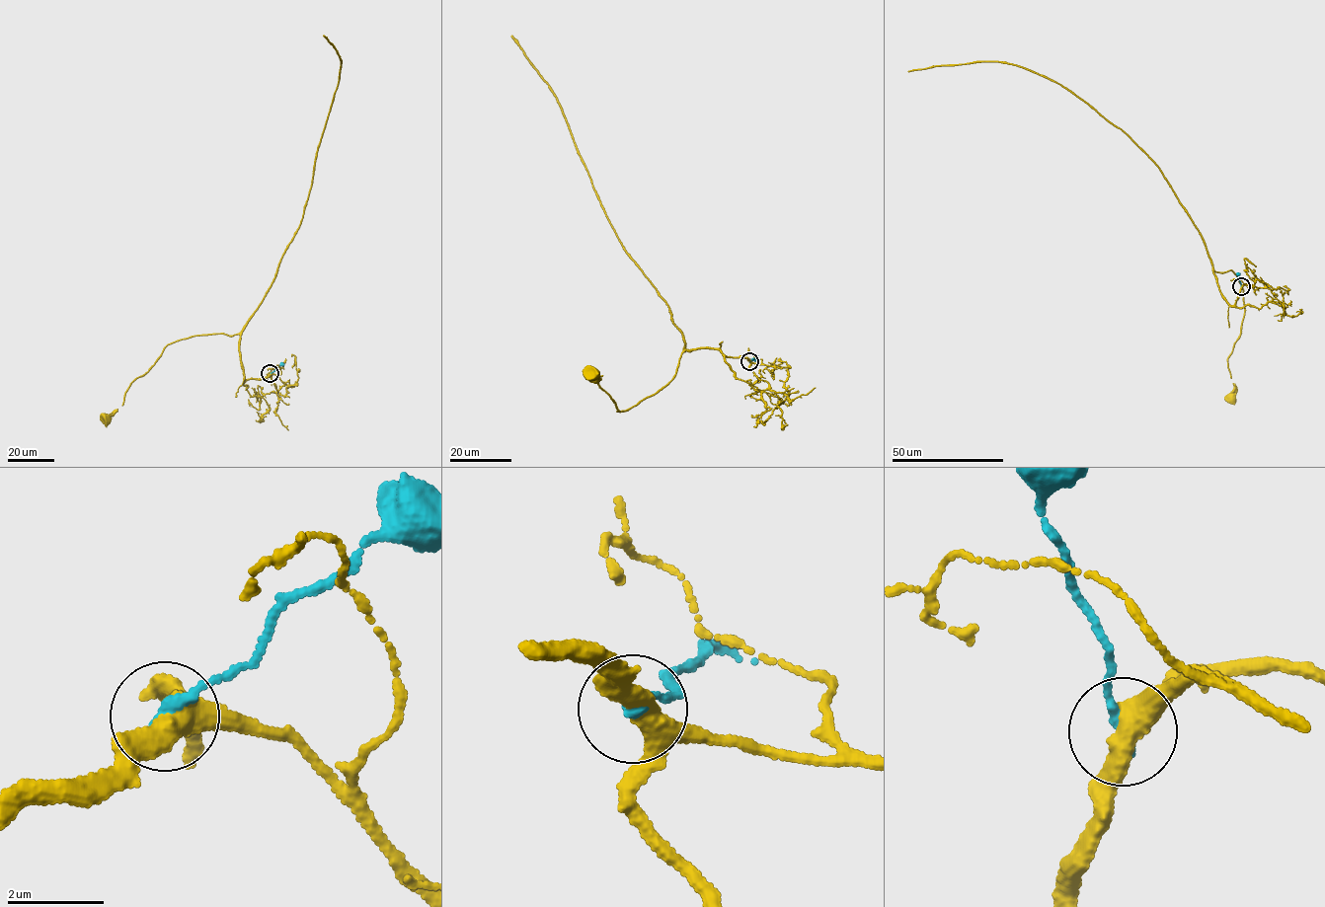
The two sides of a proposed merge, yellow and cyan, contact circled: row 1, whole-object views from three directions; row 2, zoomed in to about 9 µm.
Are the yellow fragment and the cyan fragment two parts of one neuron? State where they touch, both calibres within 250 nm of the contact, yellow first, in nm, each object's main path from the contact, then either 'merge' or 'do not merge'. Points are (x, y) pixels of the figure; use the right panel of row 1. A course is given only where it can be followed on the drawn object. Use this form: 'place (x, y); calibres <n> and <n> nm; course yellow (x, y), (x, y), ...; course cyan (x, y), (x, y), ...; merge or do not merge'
place (1241, 286); calibres 480 and 260 nm; course yellow (1241, 286), (1231, 305), (1213, 272), (1231, 270), (1236, 275), (1245, 311), (1227, 360), (1234, 388), (1229, 397); course cyan (1241, 286), (1238, 273); do not merge

